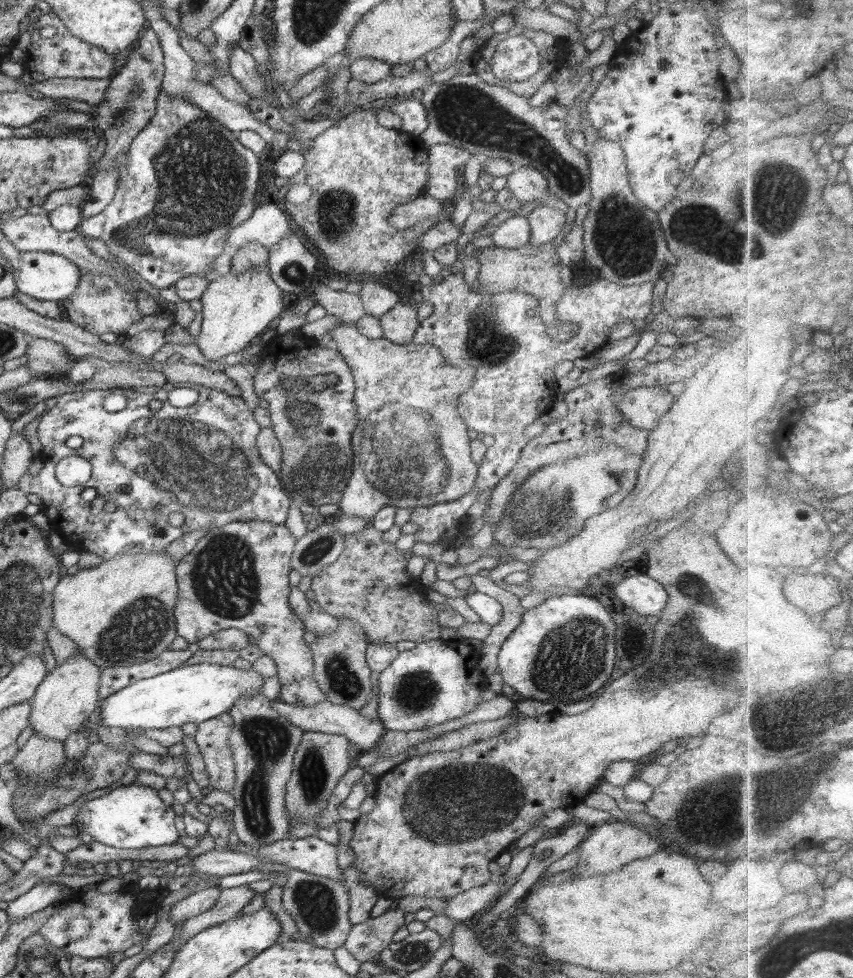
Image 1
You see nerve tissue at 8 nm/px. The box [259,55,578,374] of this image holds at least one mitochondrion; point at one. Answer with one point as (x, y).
(487, 341)

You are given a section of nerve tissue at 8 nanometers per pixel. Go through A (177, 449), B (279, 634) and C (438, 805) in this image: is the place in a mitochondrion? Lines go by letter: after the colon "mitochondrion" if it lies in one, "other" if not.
A: mitochondrion
B: other
C: mitochondrion

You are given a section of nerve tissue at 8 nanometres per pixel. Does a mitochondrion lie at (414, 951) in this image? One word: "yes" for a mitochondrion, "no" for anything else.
yes

